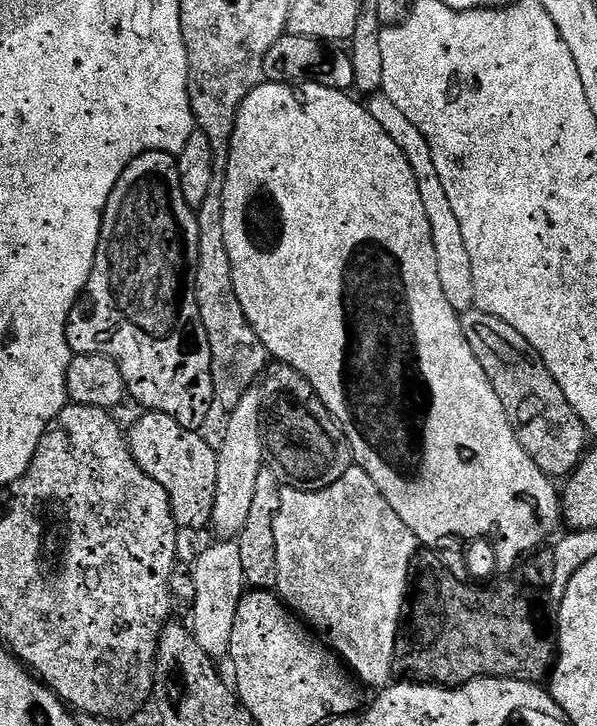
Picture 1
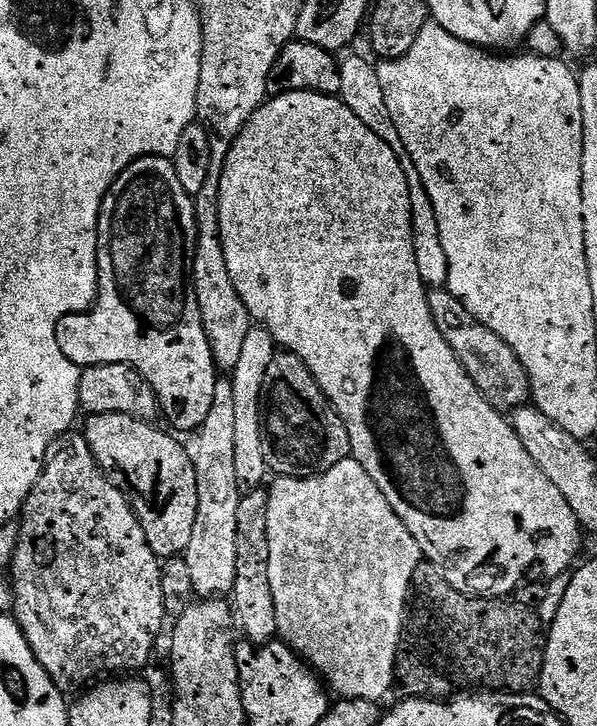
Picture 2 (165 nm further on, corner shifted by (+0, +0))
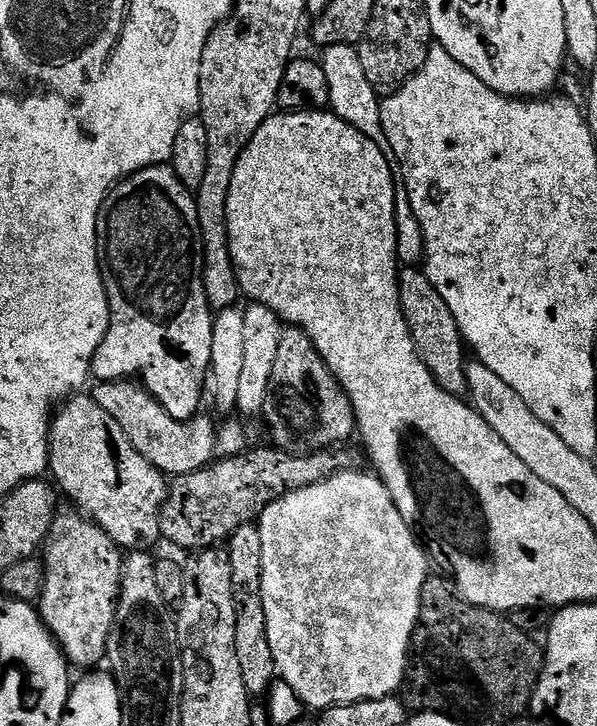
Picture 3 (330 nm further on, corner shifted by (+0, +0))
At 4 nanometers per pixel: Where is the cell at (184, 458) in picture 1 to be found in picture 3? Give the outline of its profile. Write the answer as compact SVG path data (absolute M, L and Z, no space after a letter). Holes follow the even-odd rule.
M76 394L71 398L65 399L62 407L55 413L55 415L53 415L52 422L48 430L48 466L50 469L51 479L58 485L59 491L63 493L63 495L65 492L65 494L77 504L73 505L75 505L81 513L87 514L93 521L95 521L95 523L99 524L102 530L106 530L106 534L110 534L112 541L115 544L120 545L121 549L136 550L141 546L148 546L144 544L152 544L156 539L158 541L161 539L162 531L160 515L170 500L169 477L158 471L153 464L146 460L146 458L142 458L142 454L138 454L138 450L134 450L134 446L130 442L130 438L126 438L126 434L122 430L122 426L118 426L118 422L114 422L114 418L110 418L110 414L106 414L106 410L102 410L102 406L98 406L98 402L92 399L91 395Z

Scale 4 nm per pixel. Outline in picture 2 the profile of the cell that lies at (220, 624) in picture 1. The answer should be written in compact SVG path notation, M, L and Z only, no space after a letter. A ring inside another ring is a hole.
M217 379L210 414L206 414L206 422L202 422L194 439L196 449L193 447L190 455L198 478L198 518L194 518L194 534L183 558L190 568L197 597L224 598L231 593L234 570L238 567L235 564L238 559L238 502L242 495L235 464L236 428L231 379Z

